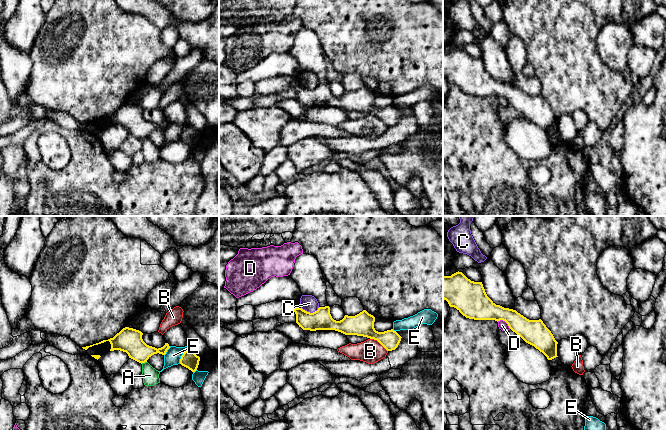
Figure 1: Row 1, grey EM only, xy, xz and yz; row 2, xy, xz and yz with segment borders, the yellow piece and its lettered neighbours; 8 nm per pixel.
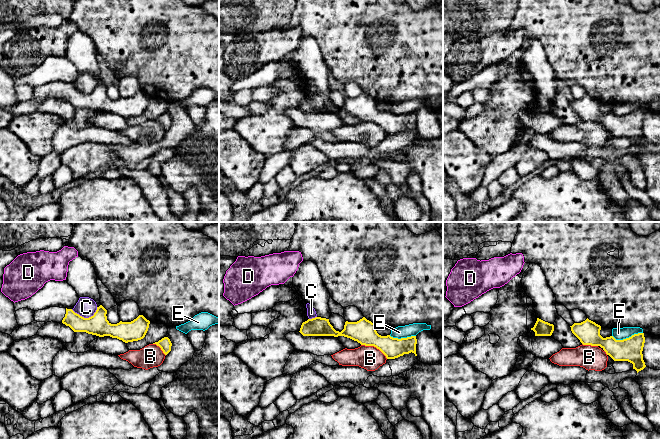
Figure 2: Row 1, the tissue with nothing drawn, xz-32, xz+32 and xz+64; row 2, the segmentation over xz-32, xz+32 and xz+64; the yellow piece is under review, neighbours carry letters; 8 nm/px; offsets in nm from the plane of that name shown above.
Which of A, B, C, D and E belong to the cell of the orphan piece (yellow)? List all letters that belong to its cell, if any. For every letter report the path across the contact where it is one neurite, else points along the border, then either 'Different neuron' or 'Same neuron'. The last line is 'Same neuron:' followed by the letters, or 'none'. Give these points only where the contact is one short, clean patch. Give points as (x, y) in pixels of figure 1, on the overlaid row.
A: Boundary: xy (146, 361), (141, 363). Different neuron
B: Boundary: xz (370, 338), (375, 339), (387, 351). Different neuron
C: Different neuron
D: Different neuron
E: Different neuron
Same neuron: none

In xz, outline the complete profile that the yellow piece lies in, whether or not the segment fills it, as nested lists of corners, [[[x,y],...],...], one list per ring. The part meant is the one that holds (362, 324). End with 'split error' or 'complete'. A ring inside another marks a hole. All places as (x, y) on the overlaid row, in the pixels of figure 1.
[[[274,301],[255,306],[255,319],[270,319],[288,311],[296,314],[296,323],[303,330],[335,330],[345,335],[363,336],[377,340],[387,351],[395,350],[402,338],[393,329],[376,331],[375,317],[366,310],[355,316],[345,315],[342,320],[336,321],[330,314],[329,306],[319,307],[317,311],[310,313],[283,301]]]; split error

